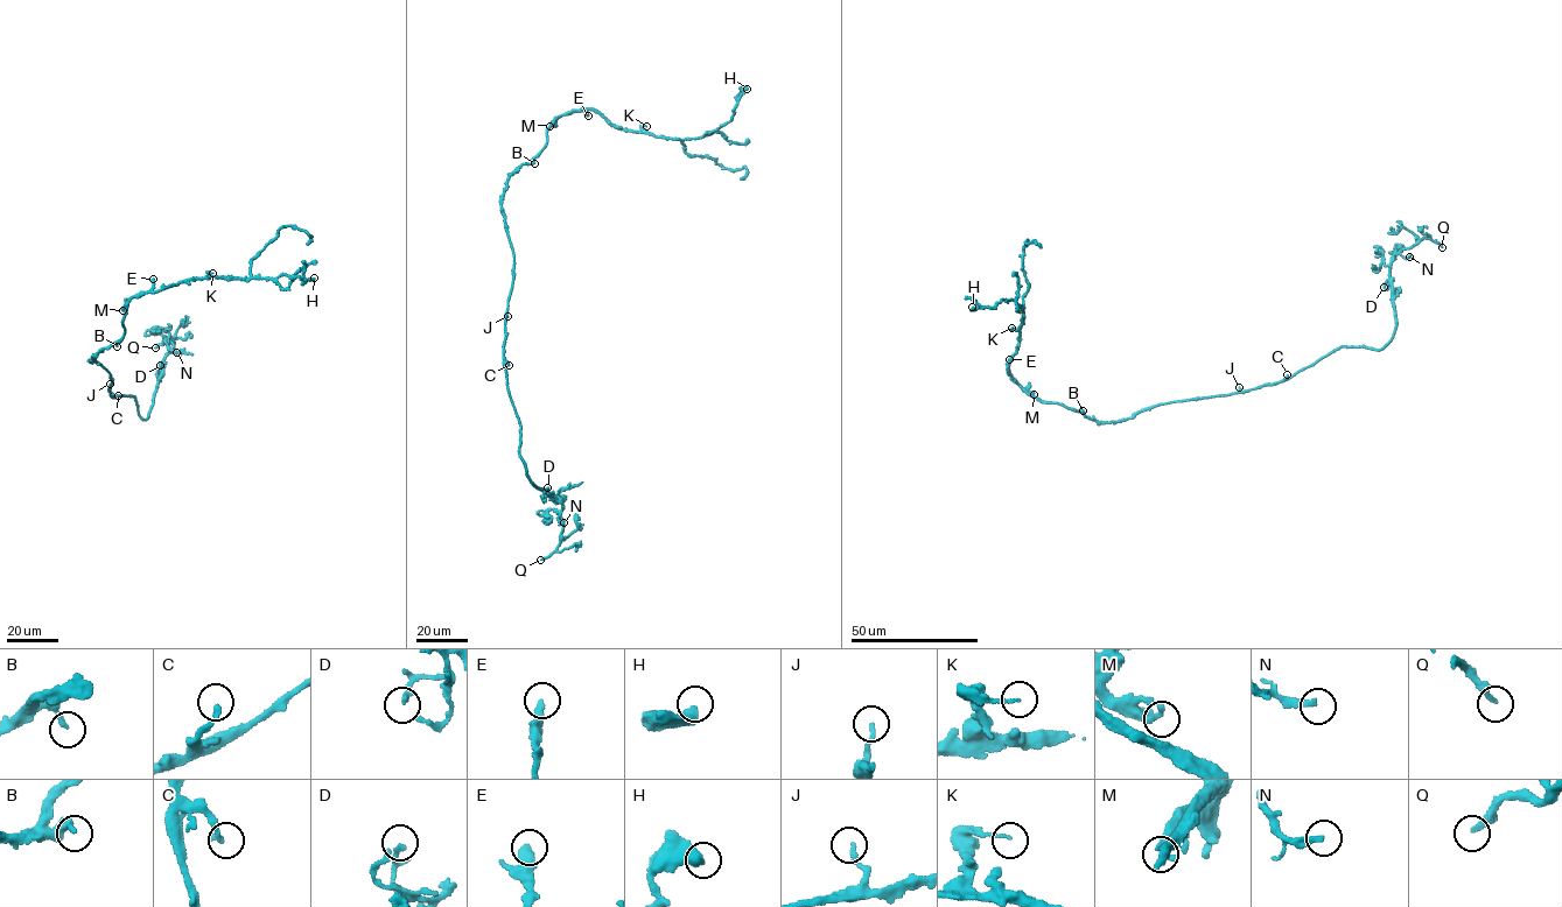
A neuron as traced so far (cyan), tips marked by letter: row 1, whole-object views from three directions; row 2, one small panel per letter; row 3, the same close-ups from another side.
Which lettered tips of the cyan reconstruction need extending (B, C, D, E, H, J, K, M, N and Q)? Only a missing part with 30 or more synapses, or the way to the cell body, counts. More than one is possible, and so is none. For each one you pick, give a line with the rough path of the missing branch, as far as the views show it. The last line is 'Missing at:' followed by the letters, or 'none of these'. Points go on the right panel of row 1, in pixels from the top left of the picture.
Q: missing branch runs (1442, 247), (1445, 248), (1445, 267), (1441, 273), (1426, 279), (1424, 274), (1421, 281), (1436, 318)
Missing at: Q

